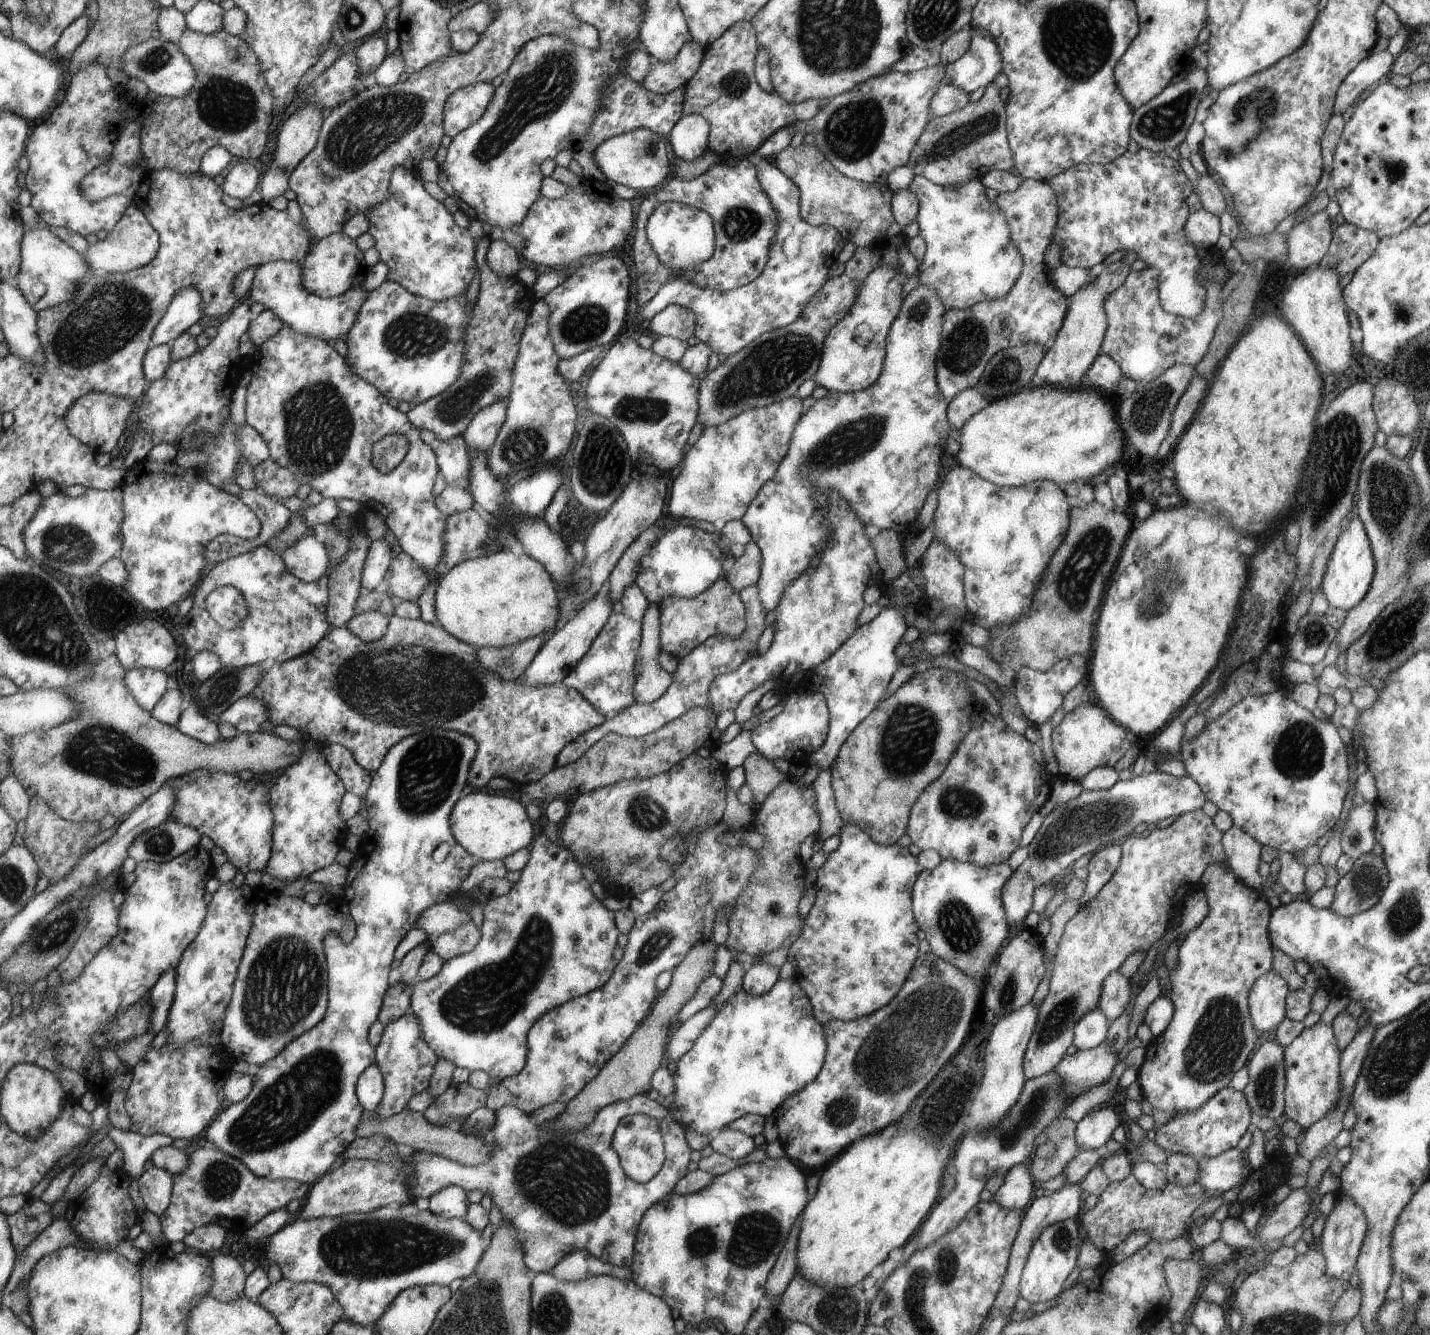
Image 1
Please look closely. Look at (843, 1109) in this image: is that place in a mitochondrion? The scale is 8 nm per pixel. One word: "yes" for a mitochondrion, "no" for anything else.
yes

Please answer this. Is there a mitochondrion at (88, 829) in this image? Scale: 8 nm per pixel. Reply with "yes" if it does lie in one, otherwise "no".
no

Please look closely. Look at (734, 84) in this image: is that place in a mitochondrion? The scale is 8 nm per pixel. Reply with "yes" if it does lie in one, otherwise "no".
yes

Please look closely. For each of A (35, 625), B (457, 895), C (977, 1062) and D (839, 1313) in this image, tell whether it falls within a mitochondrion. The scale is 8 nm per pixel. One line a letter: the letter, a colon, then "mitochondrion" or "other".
A: mitochondrion
B: other
C: other
D: mitochondrion

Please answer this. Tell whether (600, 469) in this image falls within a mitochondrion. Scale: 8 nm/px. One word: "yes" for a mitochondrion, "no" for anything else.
yes

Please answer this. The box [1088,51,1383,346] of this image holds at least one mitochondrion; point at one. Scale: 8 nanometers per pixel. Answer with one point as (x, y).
(1161, 123)

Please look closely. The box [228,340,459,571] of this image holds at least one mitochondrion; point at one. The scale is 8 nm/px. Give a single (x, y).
(318, 423)

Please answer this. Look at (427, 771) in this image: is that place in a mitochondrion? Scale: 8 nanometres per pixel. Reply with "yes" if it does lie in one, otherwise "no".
yes

